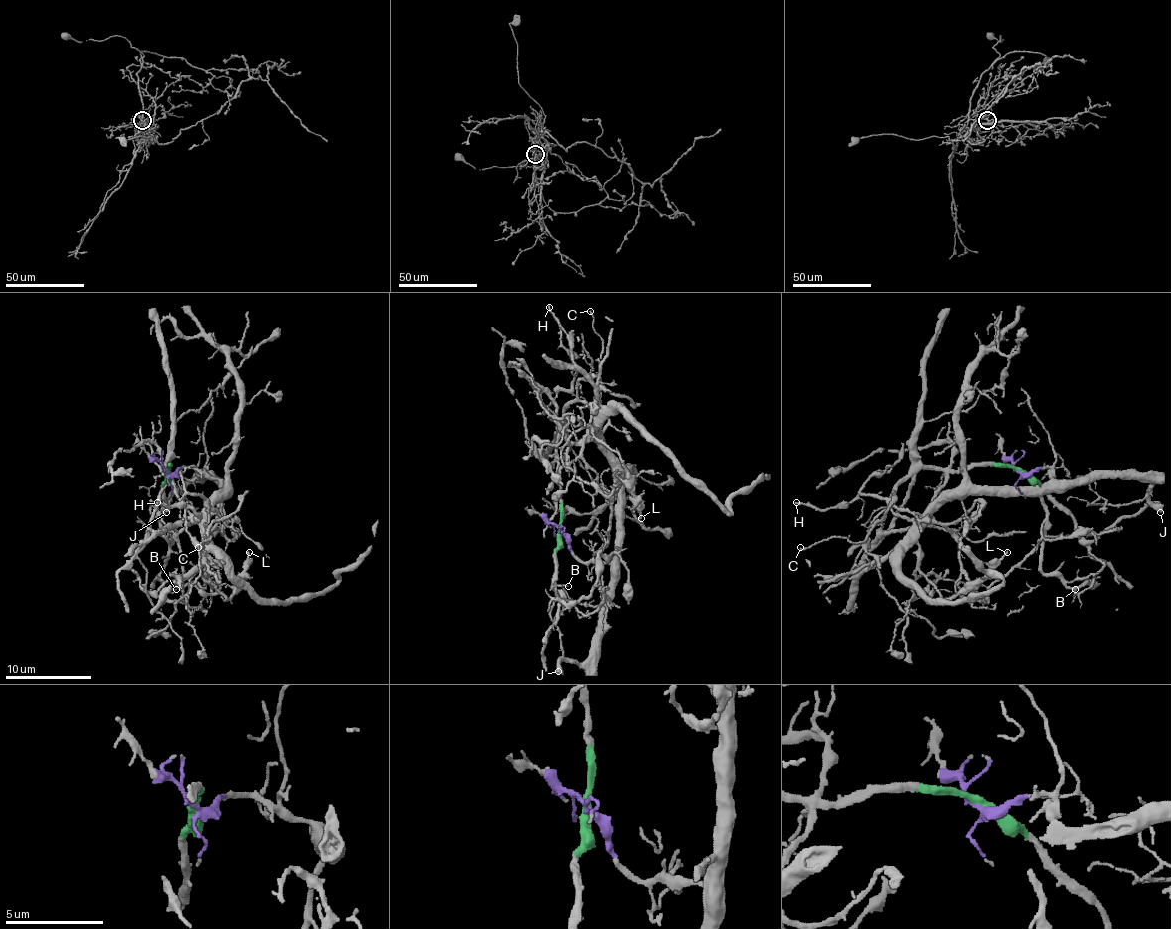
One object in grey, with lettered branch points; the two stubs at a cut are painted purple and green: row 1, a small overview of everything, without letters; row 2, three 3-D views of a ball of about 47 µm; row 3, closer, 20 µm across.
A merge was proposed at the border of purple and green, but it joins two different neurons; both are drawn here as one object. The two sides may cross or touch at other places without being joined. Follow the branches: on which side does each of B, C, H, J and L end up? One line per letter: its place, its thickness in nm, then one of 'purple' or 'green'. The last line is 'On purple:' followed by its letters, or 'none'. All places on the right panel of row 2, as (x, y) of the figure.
B: place (1075, 589); calibre 110 nm; purple
C: place (800, 547); calibre 150 nm; green
H: place (796, 502); calibre 200 nm; purple
J: place (1160, 512); calibre 500 nm; purple
L: place (1007, 552); calibre 170 nm; purple
On purple: B, H, J, L

